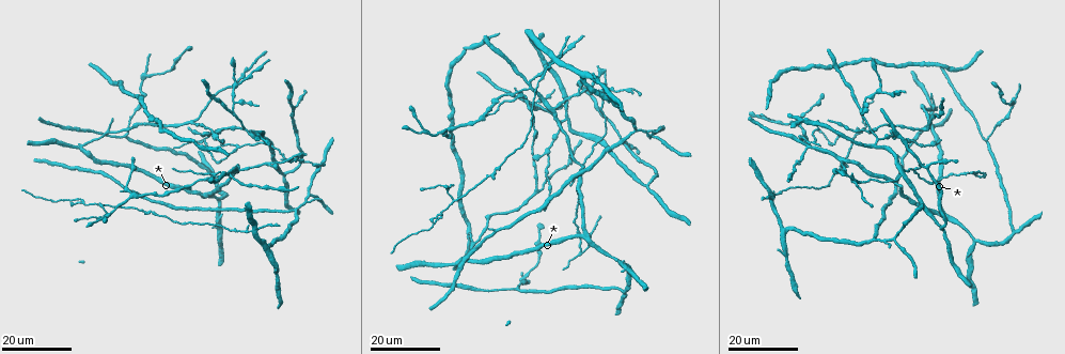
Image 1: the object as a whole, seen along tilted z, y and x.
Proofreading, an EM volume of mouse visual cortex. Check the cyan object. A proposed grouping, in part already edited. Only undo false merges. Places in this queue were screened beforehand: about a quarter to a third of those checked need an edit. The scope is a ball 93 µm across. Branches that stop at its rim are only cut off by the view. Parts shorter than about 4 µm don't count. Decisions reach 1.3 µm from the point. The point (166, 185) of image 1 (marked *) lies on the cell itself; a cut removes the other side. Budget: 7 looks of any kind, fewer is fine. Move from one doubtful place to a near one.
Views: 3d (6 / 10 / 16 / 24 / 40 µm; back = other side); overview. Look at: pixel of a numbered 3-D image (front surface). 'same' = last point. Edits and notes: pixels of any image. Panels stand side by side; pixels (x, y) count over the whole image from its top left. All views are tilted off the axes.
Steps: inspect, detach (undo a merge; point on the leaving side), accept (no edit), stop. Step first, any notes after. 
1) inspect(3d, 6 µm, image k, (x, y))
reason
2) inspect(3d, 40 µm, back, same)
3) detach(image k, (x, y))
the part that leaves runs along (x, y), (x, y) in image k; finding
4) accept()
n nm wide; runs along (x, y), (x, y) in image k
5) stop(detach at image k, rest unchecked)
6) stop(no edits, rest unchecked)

inspect(3d, 16 µm, image 1, (250, 232))

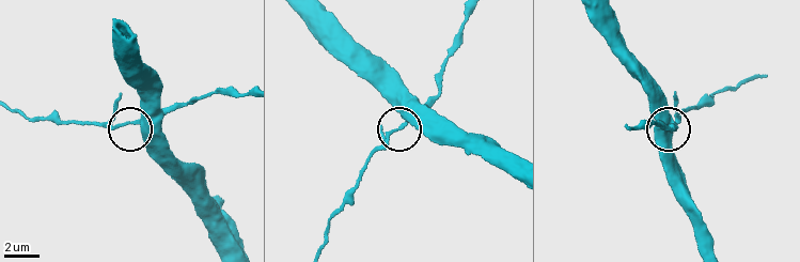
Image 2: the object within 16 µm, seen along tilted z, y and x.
inspect(3d, 6 µm, image 2, (134, 121))

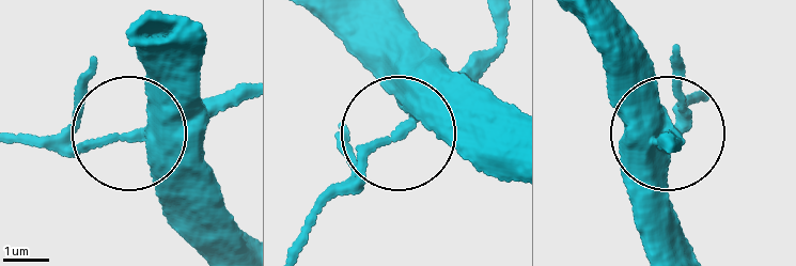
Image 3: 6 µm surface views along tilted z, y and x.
inspect(3d, 6 µm, back, image 3, (136, 138))

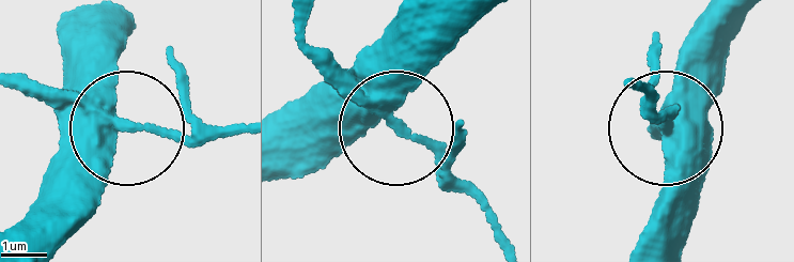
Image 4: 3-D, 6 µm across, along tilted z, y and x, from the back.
detach(image 4, (162, 130))
the part that leaves runs along (382, 112), (437, 150), (497, 242) in image 4; two cells meet here

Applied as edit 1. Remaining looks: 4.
inspect(3d, 16 µm, image 1, (126, 134))
three-way junction

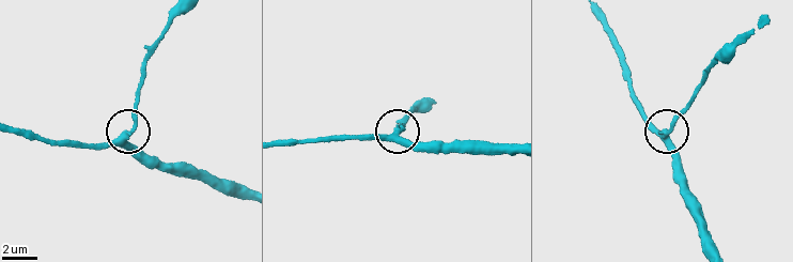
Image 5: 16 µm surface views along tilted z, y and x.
inspect(3d, 10 µm, image 5, (121, 139))

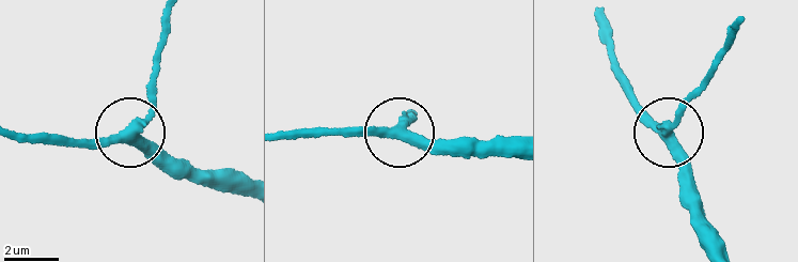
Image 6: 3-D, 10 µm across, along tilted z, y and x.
accept()
runs along (516, 145), (334, 134) in image 6; all the same cell

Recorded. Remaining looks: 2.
inspect(3d, 24 µm, image 1, (147, 75))
three-way junction

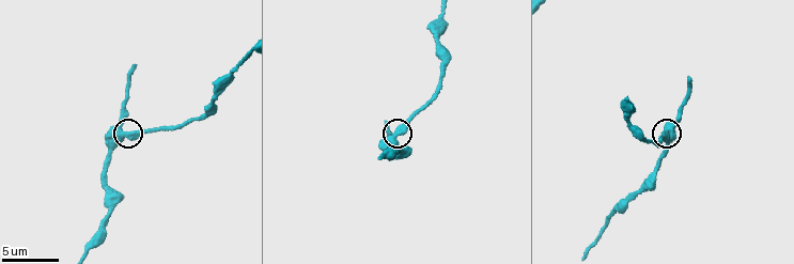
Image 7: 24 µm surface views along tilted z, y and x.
inspect(3d, 10 µm, image 7, (393, 136))
zoom in

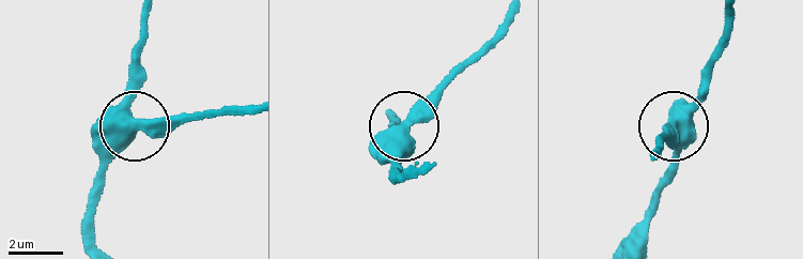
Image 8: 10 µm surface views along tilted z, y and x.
accept()
440 nm wide; continuous, no second cell

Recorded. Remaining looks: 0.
stop(detach at image 4, rest unchecked)

